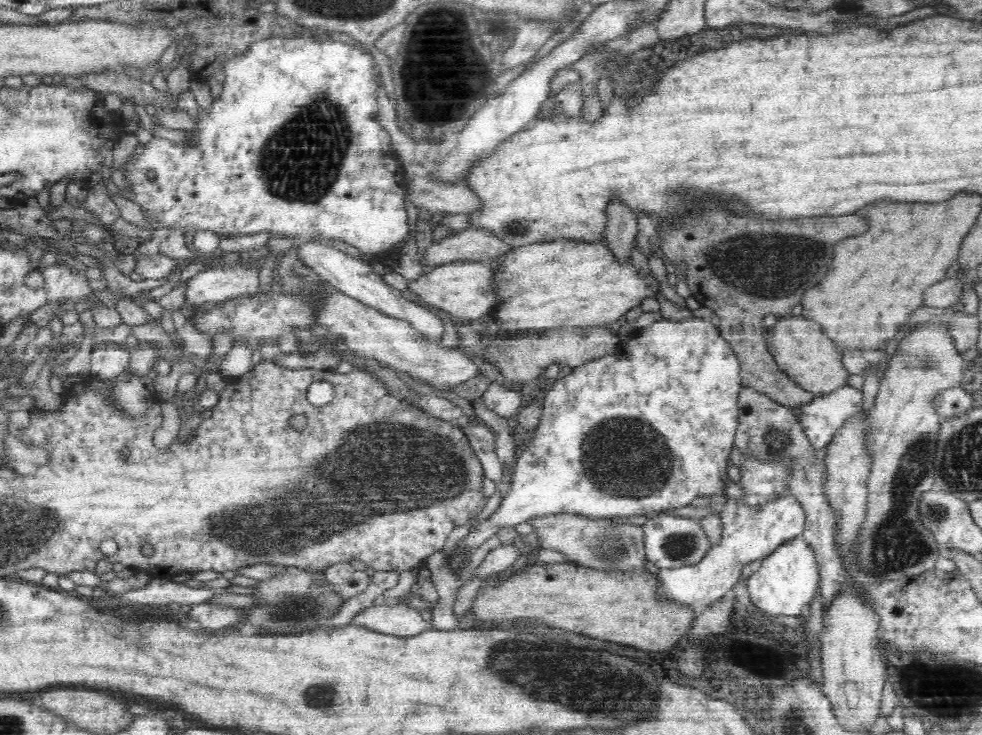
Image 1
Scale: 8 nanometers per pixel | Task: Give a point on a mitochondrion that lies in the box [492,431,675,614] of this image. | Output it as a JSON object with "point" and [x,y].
{"point":[607,546]}

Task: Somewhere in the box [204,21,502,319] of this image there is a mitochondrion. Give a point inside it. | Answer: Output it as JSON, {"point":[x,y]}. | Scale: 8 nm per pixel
{"point":[300,163]}

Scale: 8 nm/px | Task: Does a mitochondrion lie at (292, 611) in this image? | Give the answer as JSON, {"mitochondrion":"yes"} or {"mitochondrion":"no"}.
{"mitochondrion":"yes"}

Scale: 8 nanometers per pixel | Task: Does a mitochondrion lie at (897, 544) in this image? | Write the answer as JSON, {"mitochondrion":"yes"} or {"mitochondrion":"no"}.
{"mitochondrion":"yes"}

